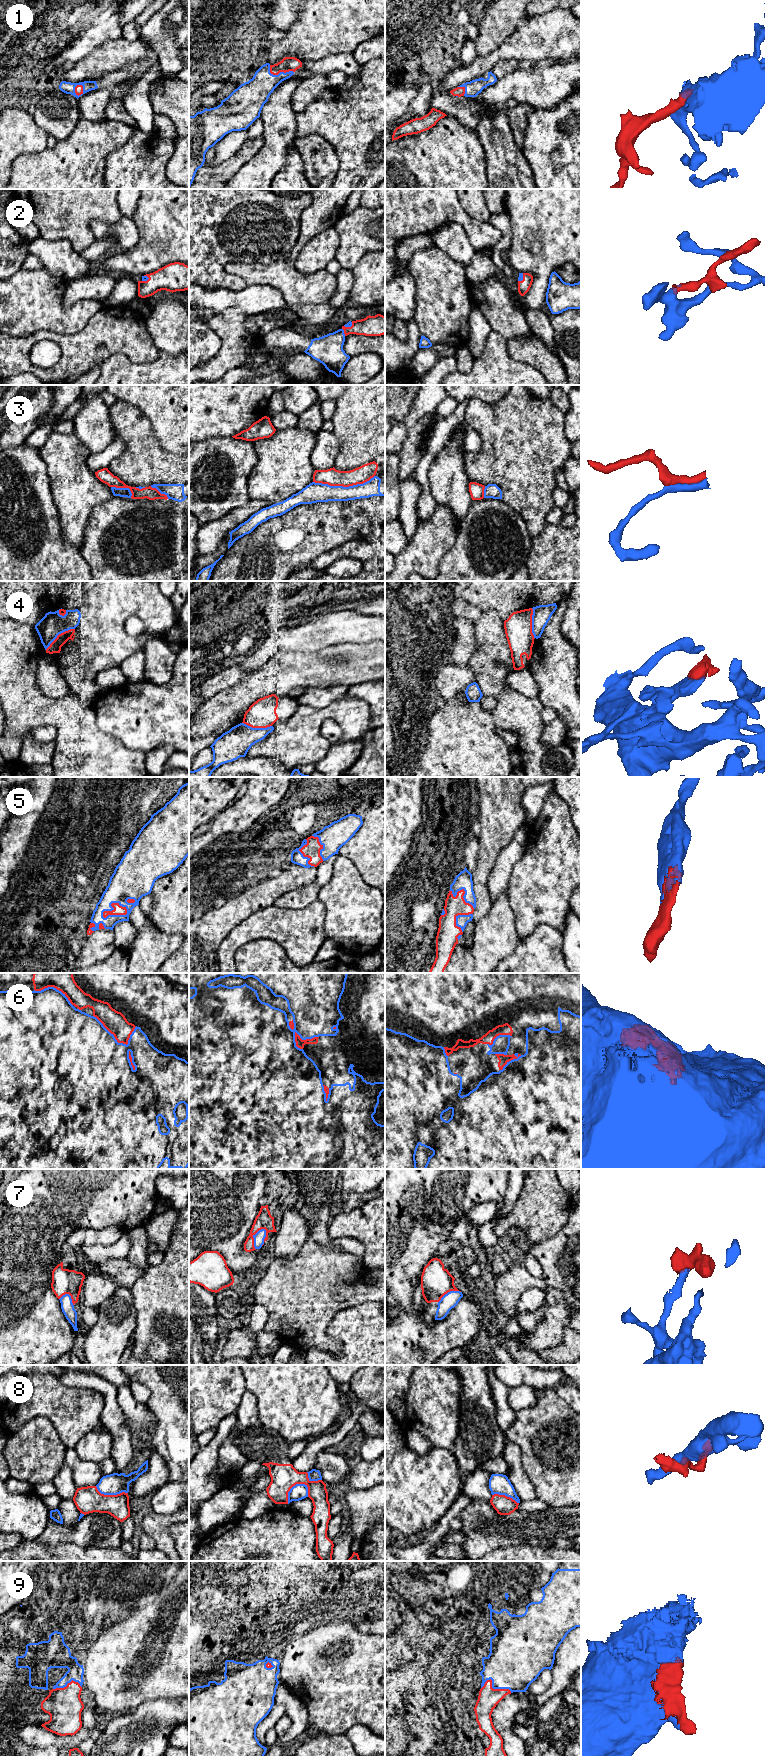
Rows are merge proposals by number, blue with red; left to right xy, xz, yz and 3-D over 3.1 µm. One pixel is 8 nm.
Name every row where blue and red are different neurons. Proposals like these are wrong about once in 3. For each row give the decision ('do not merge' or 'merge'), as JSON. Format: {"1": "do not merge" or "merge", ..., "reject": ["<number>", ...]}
{"1": "merge", "2": "merge", "3": "do not merge", "4": "do not merge", "5": "merge", "6": "merge", "7": "merge", "8": "do not merge", "9": "merge", "reject": ["3", "4", "8"]}

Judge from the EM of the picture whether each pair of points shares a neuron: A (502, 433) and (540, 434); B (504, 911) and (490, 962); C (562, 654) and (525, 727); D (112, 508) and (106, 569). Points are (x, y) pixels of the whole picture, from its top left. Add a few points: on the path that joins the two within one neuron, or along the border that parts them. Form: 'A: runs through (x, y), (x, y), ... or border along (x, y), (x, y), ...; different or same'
A: runs through (511, 433), (531, 434); same
B: runs through (499, 924), (490, 949); same
C: border along (537, 697), (543, 707); different
D: runs through (111, 523), (104, 530), (100, 546), (104, 554); same

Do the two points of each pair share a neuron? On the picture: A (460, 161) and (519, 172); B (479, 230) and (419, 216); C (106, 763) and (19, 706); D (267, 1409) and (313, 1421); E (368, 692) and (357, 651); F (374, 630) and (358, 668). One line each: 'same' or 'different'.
A: different
B: same
C: same
D: same
E: different
F: different

